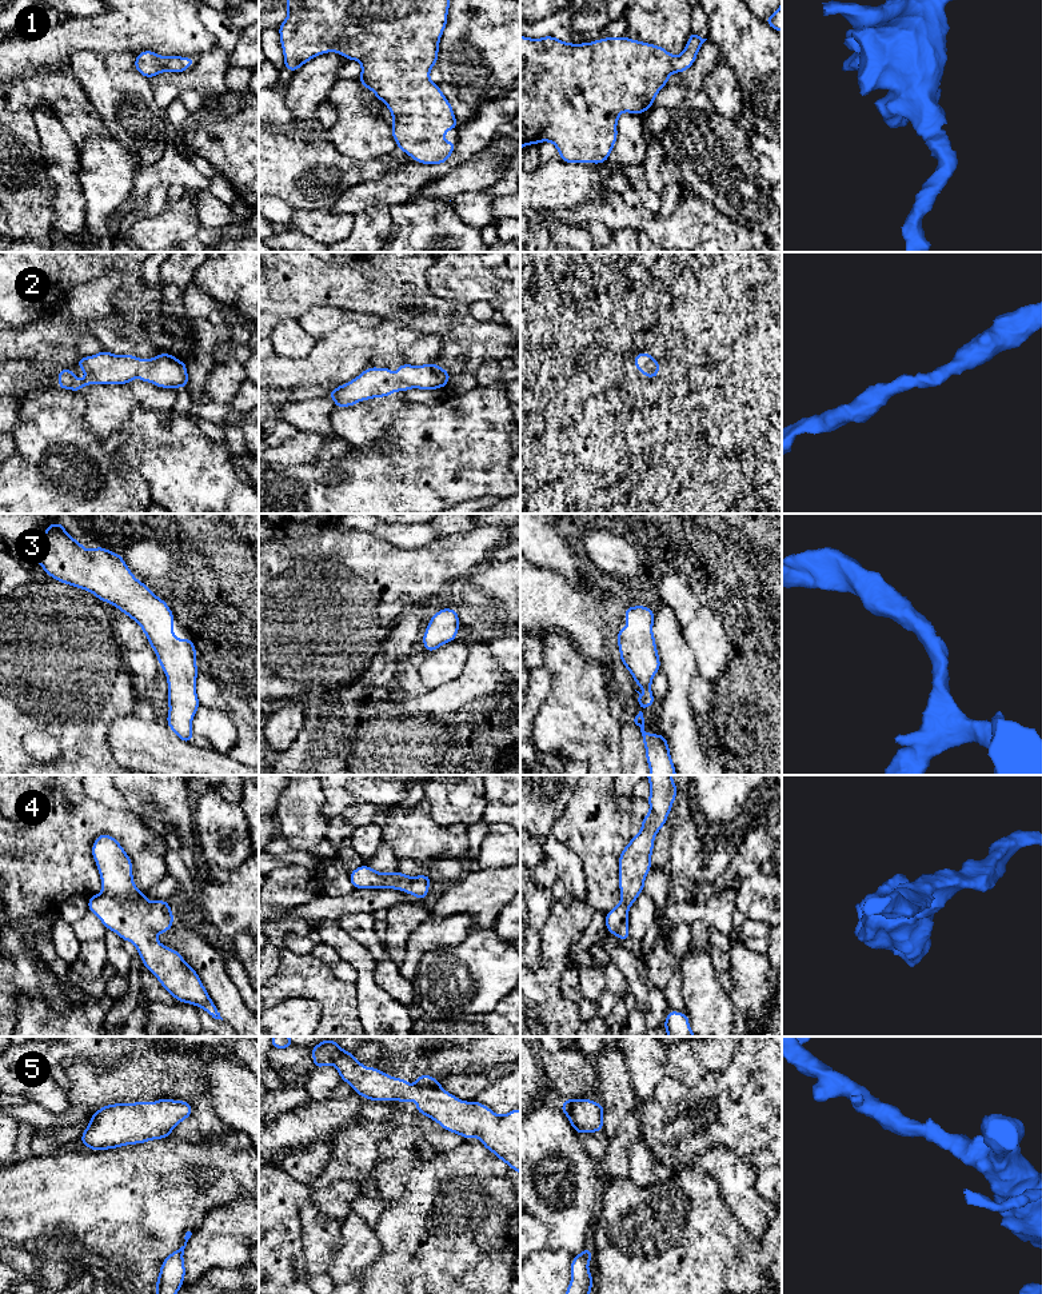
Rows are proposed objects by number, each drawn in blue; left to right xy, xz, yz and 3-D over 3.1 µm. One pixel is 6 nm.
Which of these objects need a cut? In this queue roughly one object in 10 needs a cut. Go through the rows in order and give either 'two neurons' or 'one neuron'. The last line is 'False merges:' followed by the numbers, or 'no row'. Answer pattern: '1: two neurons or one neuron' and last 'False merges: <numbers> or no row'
1: one neuron
2: one neuron
3: one neuron
4: one neuron
5: one neuron
False merges: no row

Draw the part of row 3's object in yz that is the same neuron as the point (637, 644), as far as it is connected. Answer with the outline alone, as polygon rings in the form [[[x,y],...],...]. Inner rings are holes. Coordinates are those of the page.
[[[646,606],[627,607],[624,619],[628,624],[618,631],[620,660],[623,666],[630,670],[634,682],[644,691],[644,695],[642,696],[640,692],[635,690],[639,694],[639,696],[635,698],[636,703],[640,704],[640,708],[648,708],[655,702],[651,692],[652,678],[660,668],[659,654],[656,651],[655,638],[652,634],[654,611]]]

